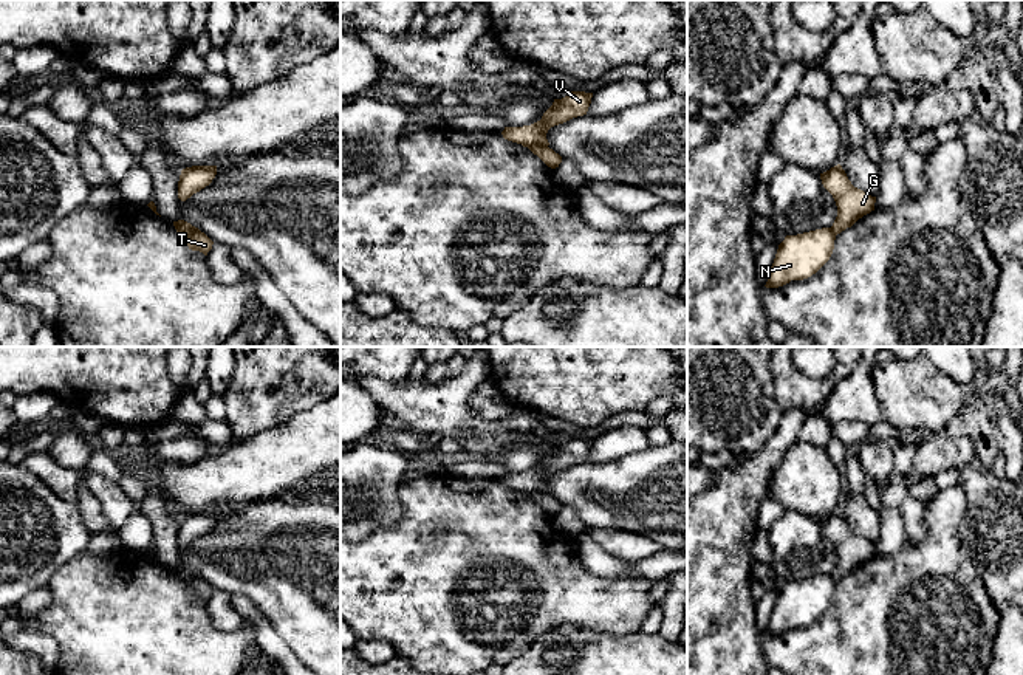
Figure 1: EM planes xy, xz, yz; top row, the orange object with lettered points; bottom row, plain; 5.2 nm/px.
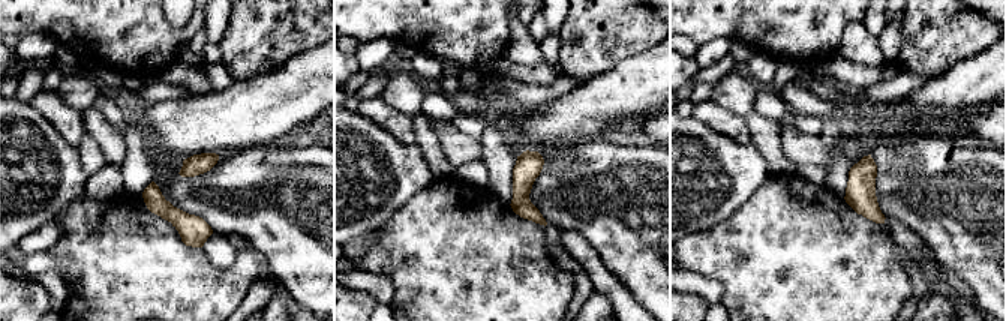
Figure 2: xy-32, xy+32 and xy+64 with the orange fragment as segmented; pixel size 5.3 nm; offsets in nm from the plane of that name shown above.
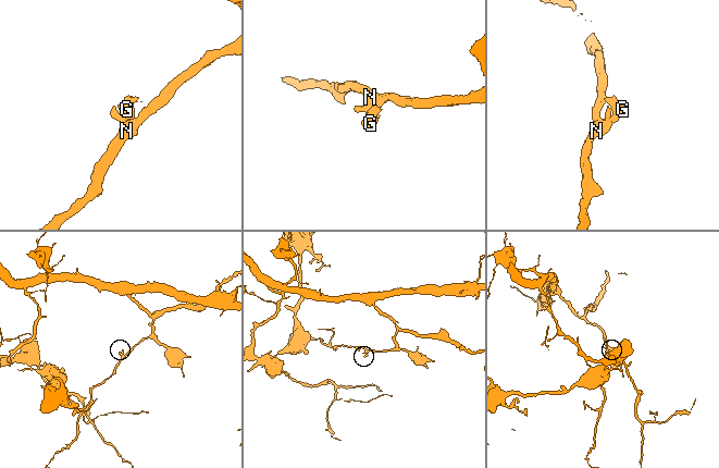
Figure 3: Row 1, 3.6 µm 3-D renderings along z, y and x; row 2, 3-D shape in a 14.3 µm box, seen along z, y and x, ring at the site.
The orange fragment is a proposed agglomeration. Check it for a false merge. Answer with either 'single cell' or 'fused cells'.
fused cells

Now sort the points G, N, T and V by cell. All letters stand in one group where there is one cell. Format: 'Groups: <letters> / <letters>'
Groups: G / N T V

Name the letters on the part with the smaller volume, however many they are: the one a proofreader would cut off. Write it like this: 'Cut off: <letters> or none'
Cut off: G

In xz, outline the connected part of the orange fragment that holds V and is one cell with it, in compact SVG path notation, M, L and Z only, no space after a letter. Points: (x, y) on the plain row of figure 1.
M571 438L562 446L554 446L542 466L523 474L505 474L503 485L523 494L548 494L546 480L551 474L563 471L573 464L583 463L591 451L593 440Z

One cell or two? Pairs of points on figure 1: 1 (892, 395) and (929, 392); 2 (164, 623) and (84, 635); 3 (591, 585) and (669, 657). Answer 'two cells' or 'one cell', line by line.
1: one cell
2: one cell
3: two cells

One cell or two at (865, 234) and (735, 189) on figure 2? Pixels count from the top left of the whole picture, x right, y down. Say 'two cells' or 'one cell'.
two cells

